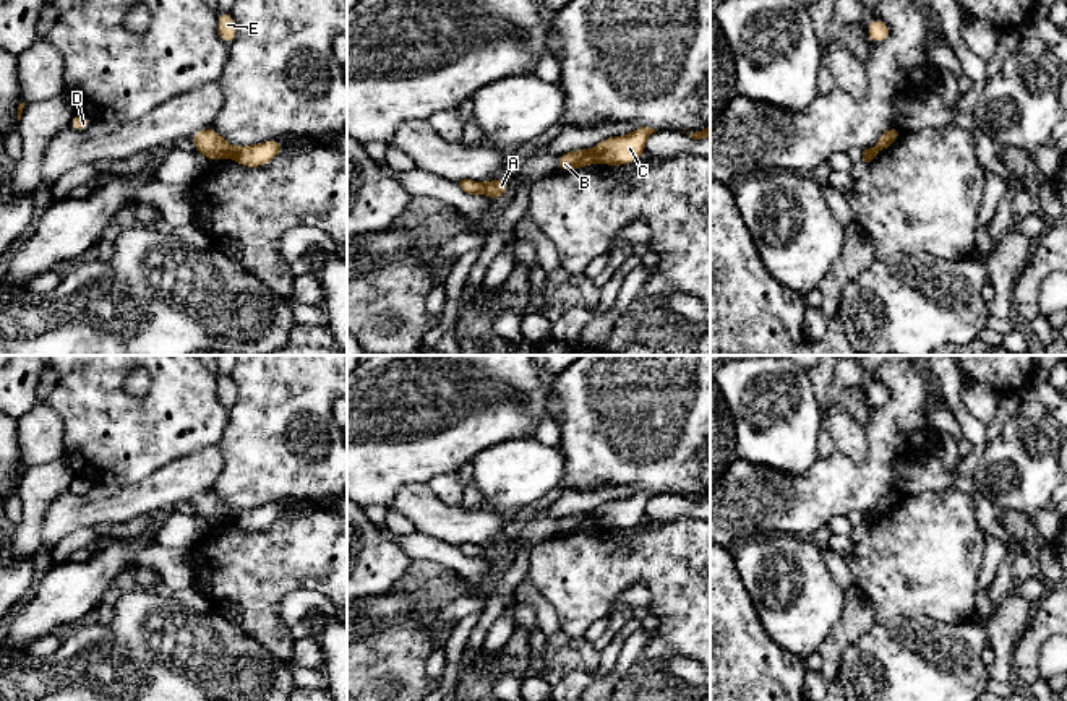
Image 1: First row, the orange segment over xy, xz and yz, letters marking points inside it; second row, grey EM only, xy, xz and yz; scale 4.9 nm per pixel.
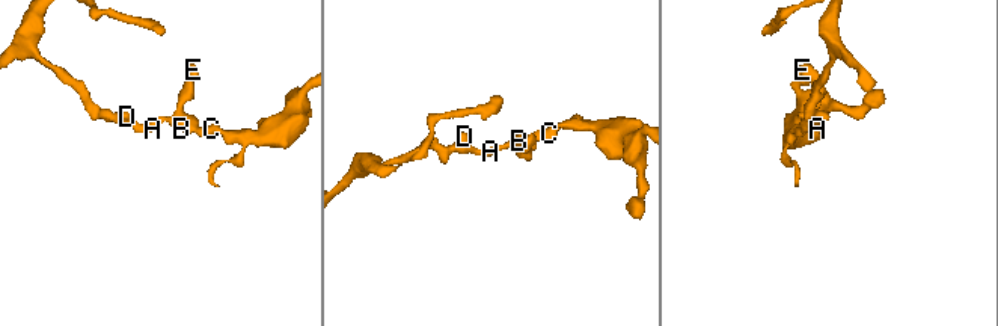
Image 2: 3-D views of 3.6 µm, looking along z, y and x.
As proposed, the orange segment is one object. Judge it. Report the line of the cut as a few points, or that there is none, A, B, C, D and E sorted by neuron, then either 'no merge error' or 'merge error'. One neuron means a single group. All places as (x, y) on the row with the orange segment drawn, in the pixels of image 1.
cut in xz along (592, 150), (597, 161); A B D E / C; merge error

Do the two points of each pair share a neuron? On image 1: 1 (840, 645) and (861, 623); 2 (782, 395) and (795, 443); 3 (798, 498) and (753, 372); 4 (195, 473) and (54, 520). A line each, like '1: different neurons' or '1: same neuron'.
1: same neuron
2: same neuron
3: different neurons
4: same neuron

